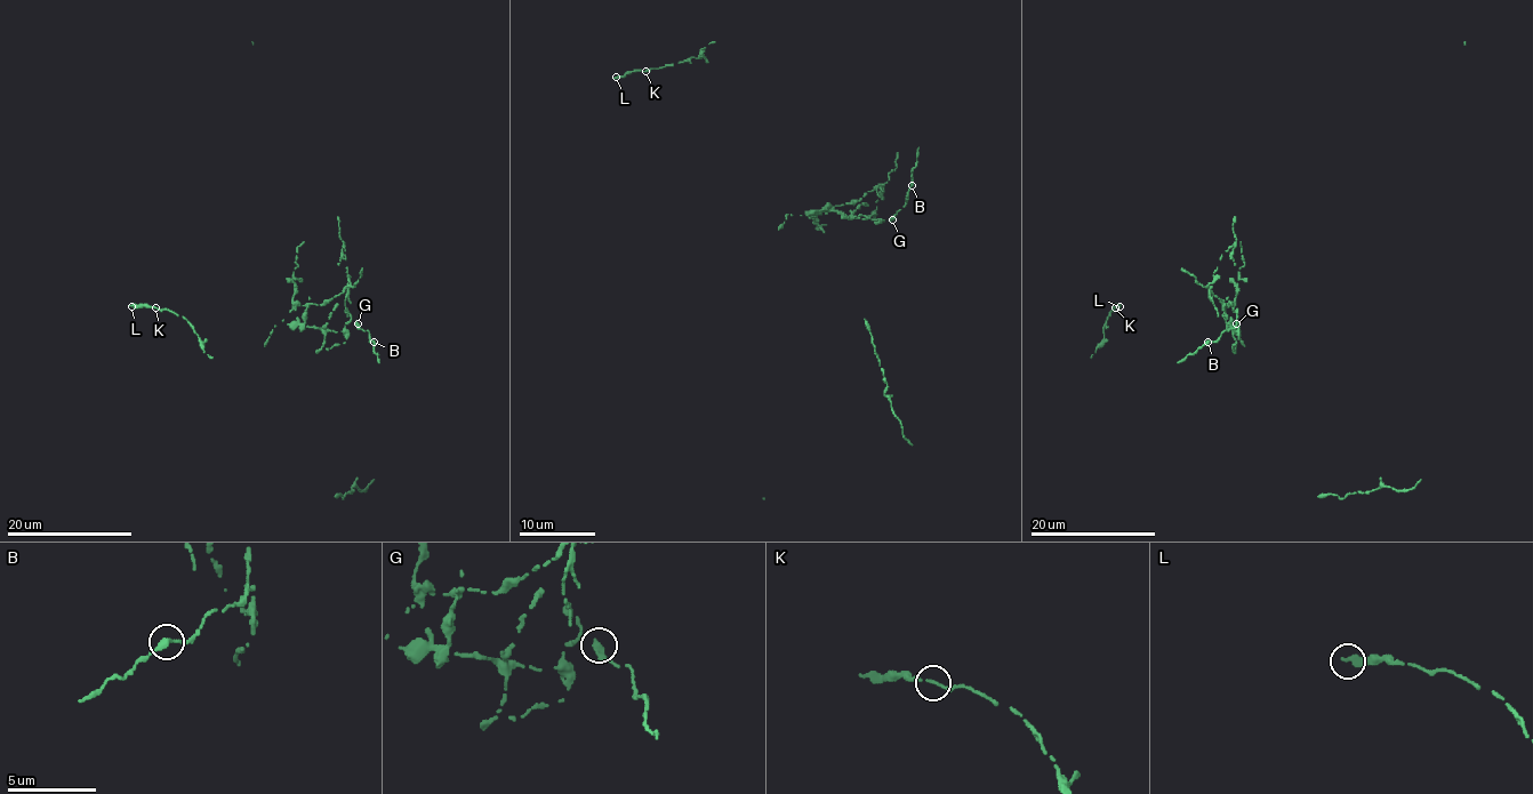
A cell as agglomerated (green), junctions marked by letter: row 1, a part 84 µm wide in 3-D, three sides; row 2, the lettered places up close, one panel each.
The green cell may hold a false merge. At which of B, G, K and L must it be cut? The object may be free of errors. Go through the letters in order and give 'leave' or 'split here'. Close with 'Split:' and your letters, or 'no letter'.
B: leave
G: split here
K: leave
L: leave
Split: G

